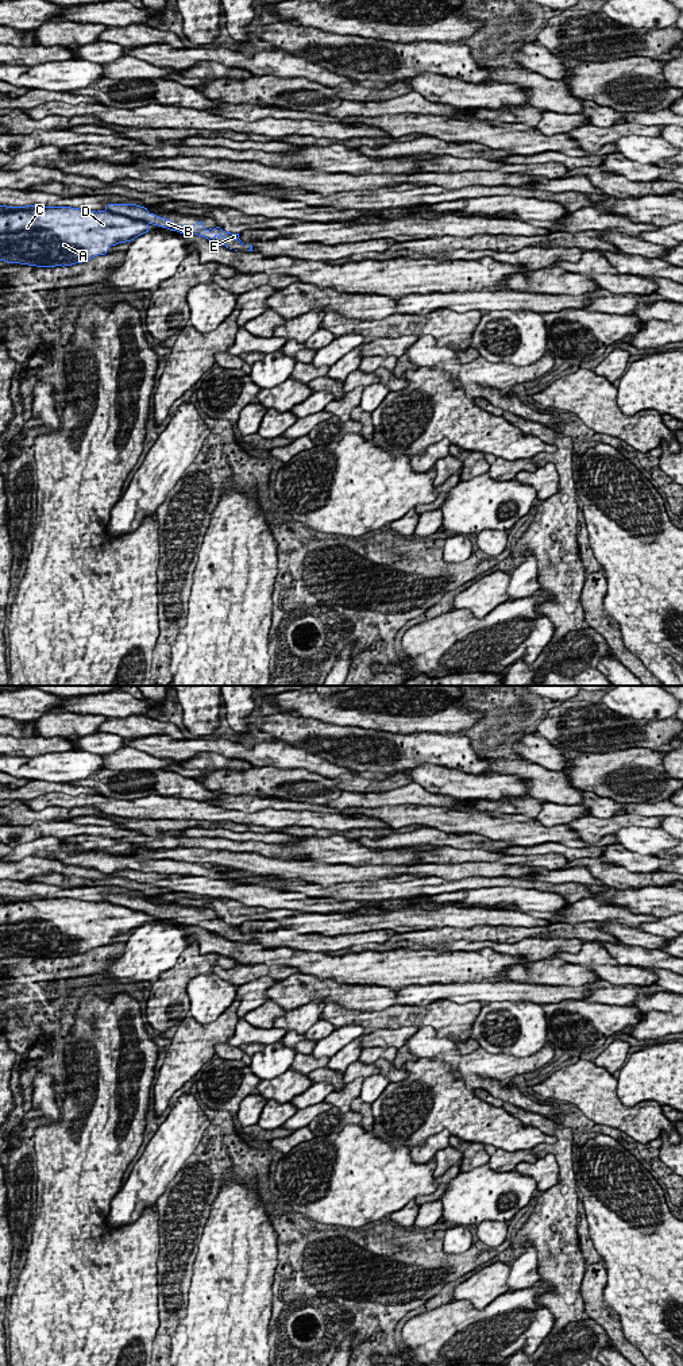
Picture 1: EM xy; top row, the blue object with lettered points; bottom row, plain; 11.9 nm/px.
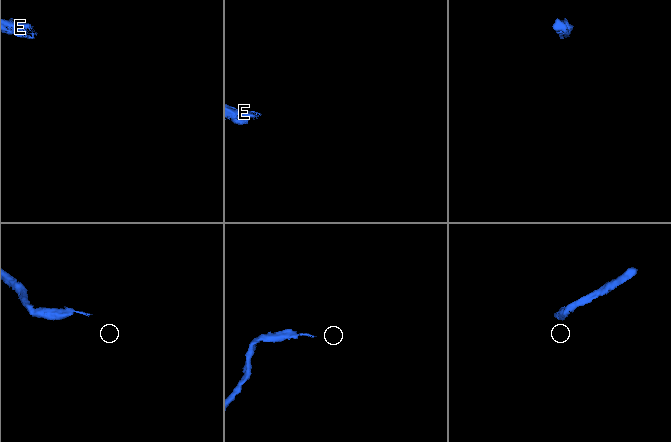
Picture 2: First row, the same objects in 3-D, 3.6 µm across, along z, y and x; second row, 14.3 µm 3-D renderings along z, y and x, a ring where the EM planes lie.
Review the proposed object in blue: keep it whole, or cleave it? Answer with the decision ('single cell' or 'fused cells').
fused cells

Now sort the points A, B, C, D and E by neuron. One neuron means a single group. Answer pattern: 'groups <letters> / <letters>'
groups A C D / B E

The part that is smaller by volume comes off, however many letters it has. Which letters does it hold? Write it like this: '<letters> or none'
B, E

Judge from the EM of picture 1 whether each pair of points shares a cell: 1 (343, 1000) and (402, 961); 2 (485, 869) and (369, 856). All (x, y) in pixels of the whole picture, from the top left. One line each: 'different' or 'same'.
1: different
2: different

